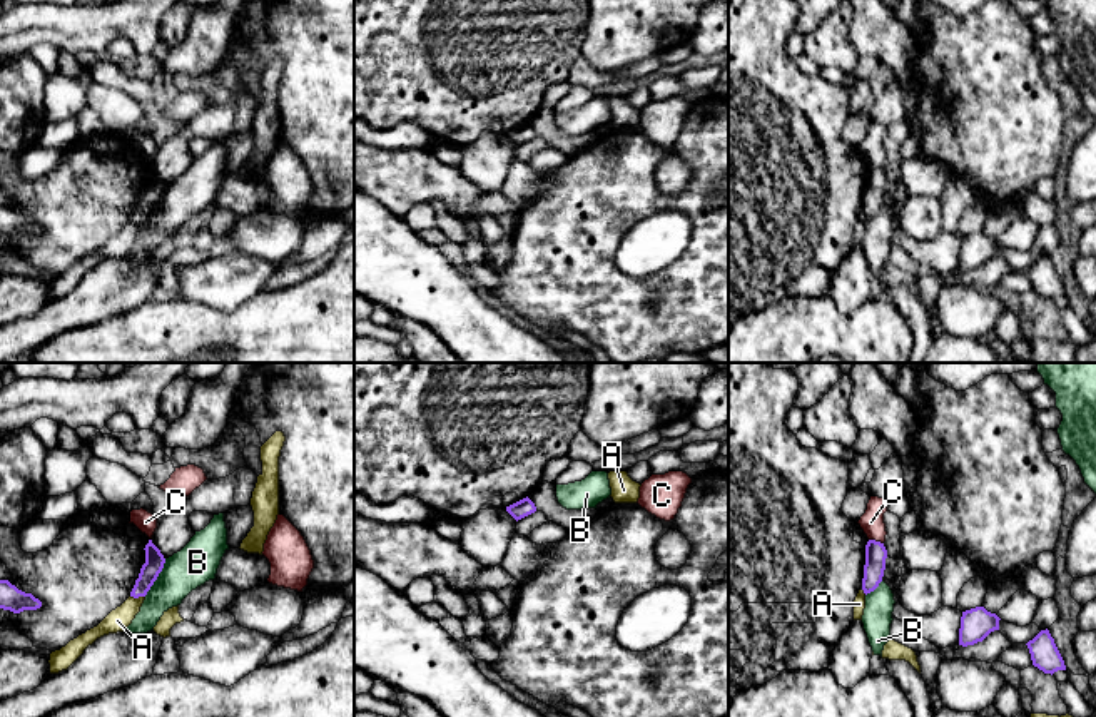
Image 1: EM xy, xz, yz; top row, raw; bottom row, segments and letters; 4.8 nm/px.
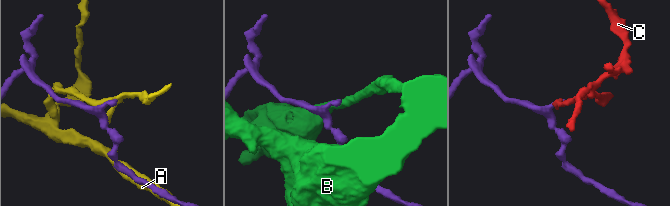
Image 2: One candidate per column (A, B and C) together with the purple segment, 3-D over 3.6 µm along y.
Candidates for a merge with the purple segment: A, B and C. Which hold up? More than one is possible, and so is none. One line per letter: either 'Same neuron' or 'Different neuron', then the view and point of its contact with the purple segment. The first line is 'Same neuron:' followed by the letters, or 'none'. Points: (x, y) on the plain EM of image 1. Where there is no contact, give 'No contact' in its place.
Same neuron: none
A: Different neuron. Touches purple at xy (137, 223)
B: Different neuron. Touches purple at xy (157, 201)
C: Different neuron. Touches purple at yz (874, 166)

